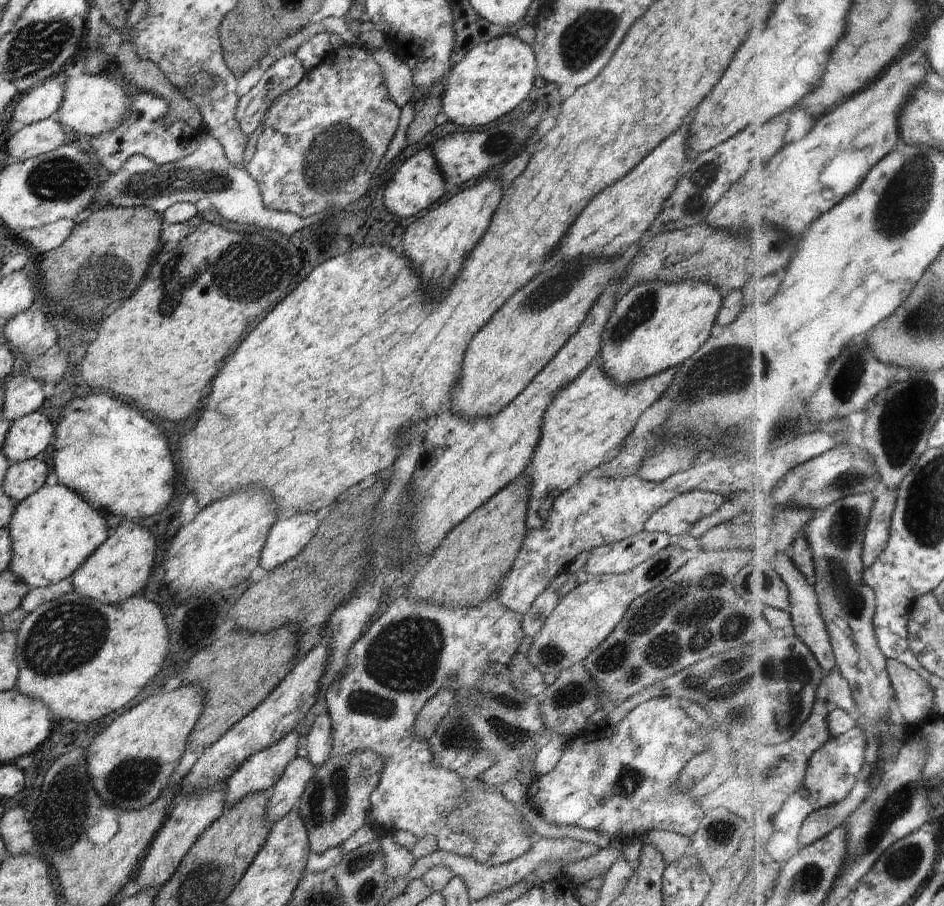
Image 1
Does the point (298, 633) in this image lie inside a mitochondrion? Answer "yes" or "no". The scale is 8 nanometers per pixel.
no

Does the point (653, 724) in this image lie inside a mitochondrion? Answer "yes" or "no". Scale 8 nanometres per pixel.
no

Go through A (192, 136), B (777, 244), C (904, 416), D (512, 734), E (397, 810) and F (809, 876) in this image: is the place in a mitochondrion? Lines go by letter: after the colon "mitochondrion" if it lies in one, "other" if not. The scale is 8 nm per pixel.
A: other
B: mitochondrion
C: mitochondrion
D: mitochondrion
E: other
F: mitochondrion

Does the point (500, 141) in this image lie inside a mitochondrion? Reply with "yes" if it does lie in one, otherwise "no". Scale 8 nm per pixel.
yes

